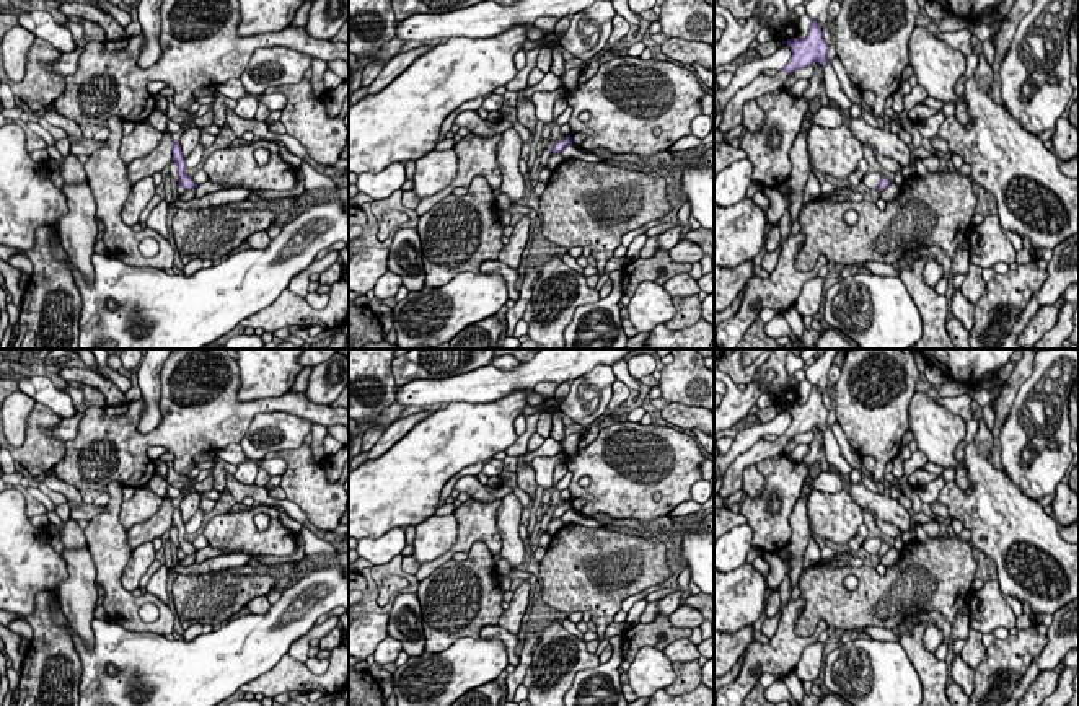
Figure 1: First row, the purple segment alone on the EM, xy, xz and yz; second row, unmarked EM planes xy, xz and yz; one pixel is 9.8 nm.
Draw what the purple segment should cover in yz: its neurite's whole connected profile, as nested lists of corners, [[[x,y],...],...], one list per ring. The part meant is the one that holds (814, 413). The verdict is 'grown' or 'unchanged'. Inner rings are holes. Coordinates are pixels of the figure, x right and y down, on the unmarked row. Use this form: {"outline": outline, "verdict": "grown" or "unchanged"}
{"outline": [[[812,385],[812,393],[805,404],[792,403],[786,409],[792,416],[787,430],[774,442],[760,439],[748,452],[738,455],[730,463],[722,478],[722,486],[719,491],[720,499],[727,501],[733,492],[742,489],[742,474],[746,466],[782,453],[787,440],[794,435],[813,430],[815,427],[826,432],[828,409],[823,404],[823,398],[817,385]]], "verdict": "grown"}

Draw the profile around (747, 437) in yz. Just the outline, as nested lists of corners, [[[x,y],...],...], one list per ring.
[[[786,409],[766,424],[758,422],[753,427],[745,427],[745,429],[738,430],[730,450],[724,455],[719,453],[717,457],[714,457],[714,479],[724,478],[730,463],[738,455],[748,452],[764,435],[769,435],[769,434],[777,435],[777,437],[784,435],[784,432],[791,426],[791,421],[792,421],[792,416]]]

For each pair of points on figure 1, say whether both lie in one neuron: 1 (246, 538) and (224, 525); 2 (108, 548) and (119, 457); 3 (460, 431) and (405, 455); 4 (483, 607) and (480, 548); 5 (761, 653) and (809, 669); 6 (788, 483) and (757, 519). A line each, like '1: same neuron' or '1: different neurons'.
1: same neuron
2: different neurons
3: same neuron
4: same neuron
5: different neurons
6: same neuron

